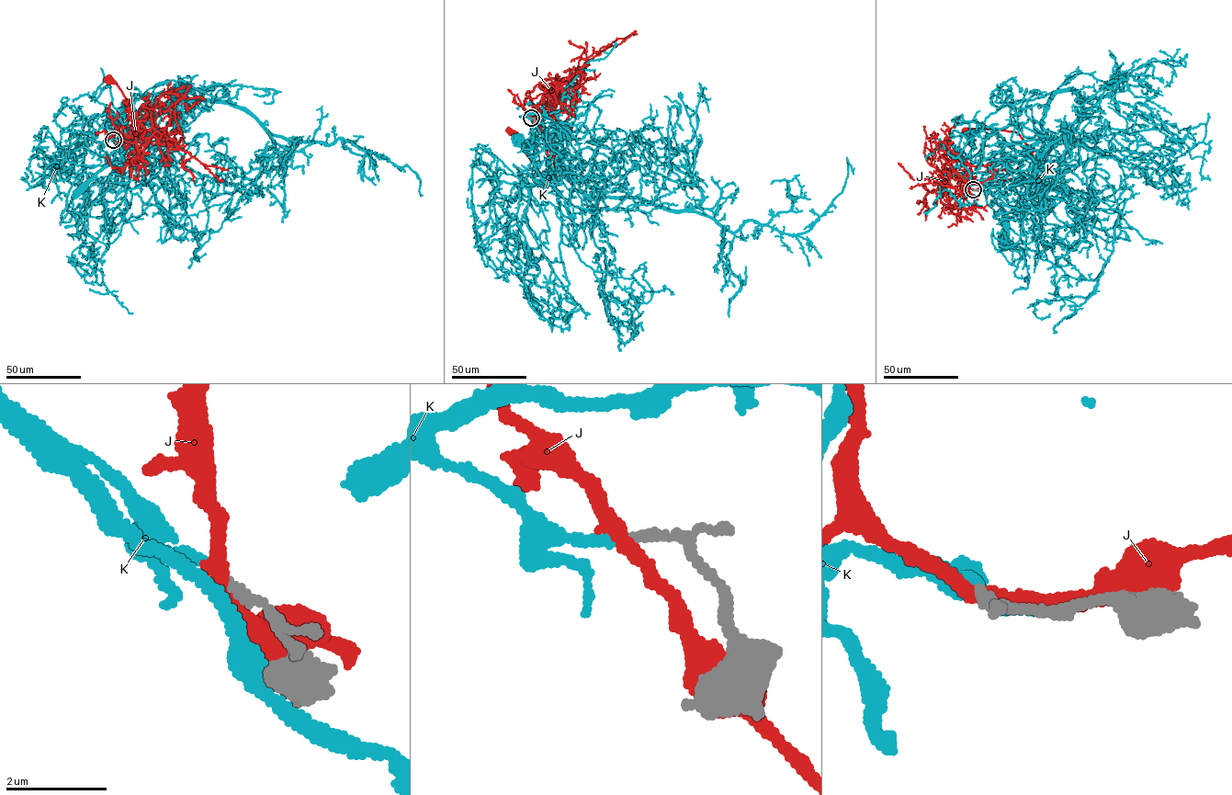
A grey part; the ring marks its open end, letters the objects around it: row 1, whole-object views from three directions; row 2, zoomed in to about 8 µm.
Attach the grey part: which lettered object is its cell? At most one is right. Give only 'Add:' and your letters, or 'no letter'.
Add: no letter

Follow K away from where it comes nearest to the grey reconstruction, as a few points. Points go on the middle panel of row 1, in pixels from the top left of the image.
K: (532, 119), (525, 115), (540, 115), (570, 133), (564, 121), (570, 124), (534, 141), (519, 140)

